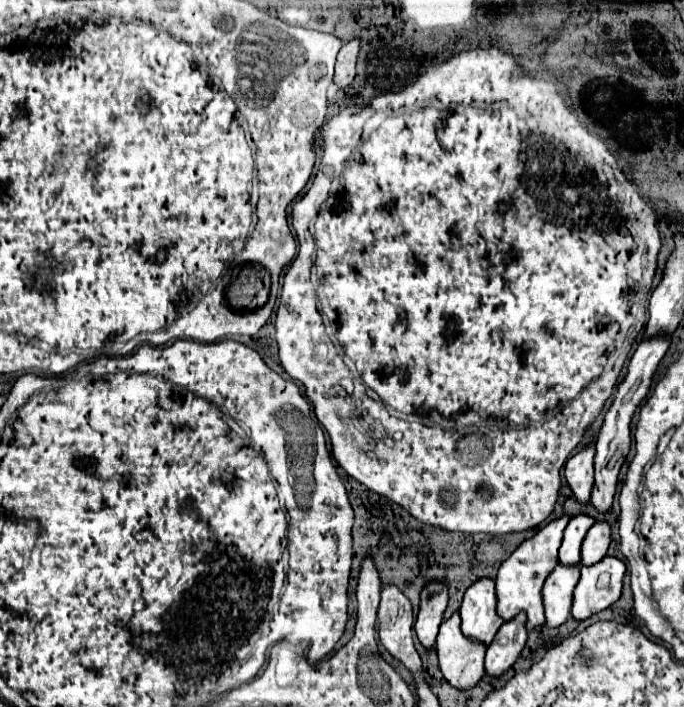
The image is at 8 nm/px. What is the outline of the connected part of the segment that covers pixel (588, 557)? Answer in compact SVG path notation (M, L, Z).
M599 521L595 523L589 531L587 537L583 541L581 547L581 563L583 565L593 565L597 561L601 561L609 549L611 543L611 525L607 521Z

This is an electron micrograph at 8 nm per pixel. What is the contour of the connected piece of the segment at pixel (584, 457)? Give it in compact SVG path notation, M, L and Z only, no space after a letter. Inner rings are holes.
M595 441L587 443L579 453L575 453L565 465L565 477L577 501L587 503L593 487L593 457L595 457Z

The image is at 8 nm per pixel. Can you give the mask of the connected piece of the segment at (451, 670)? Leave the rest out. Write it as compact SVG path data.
M459 611L441 623L435 647L439 653L441 673L453 687L471 689L479 683L485 673L485 645L479 645L479 641L471 641L471 637L463 635Z

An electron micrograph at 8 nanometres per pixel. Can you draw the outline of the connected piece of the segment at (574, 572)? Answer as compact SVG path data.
M557 565L545 585L543 585L543 603L545 603L545 623L557 627L565 623L571 613L571 593L579 581L579 565Z

